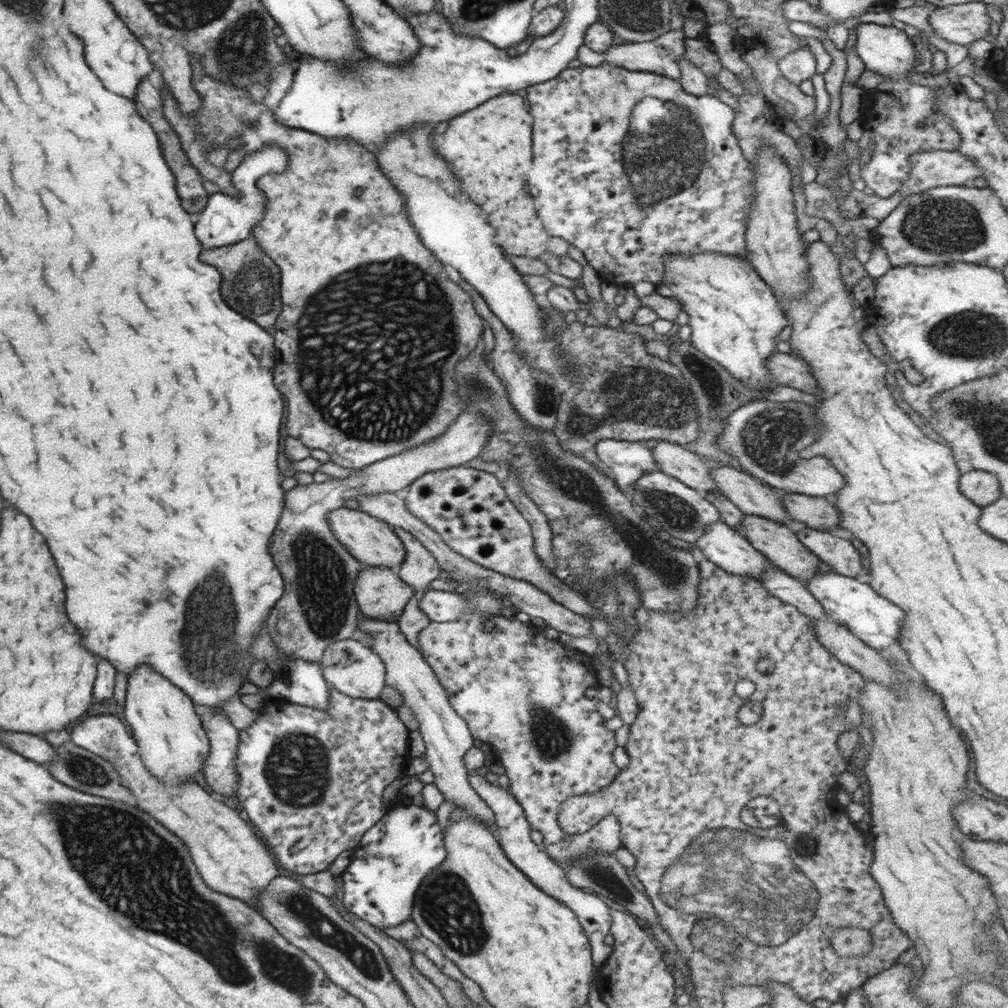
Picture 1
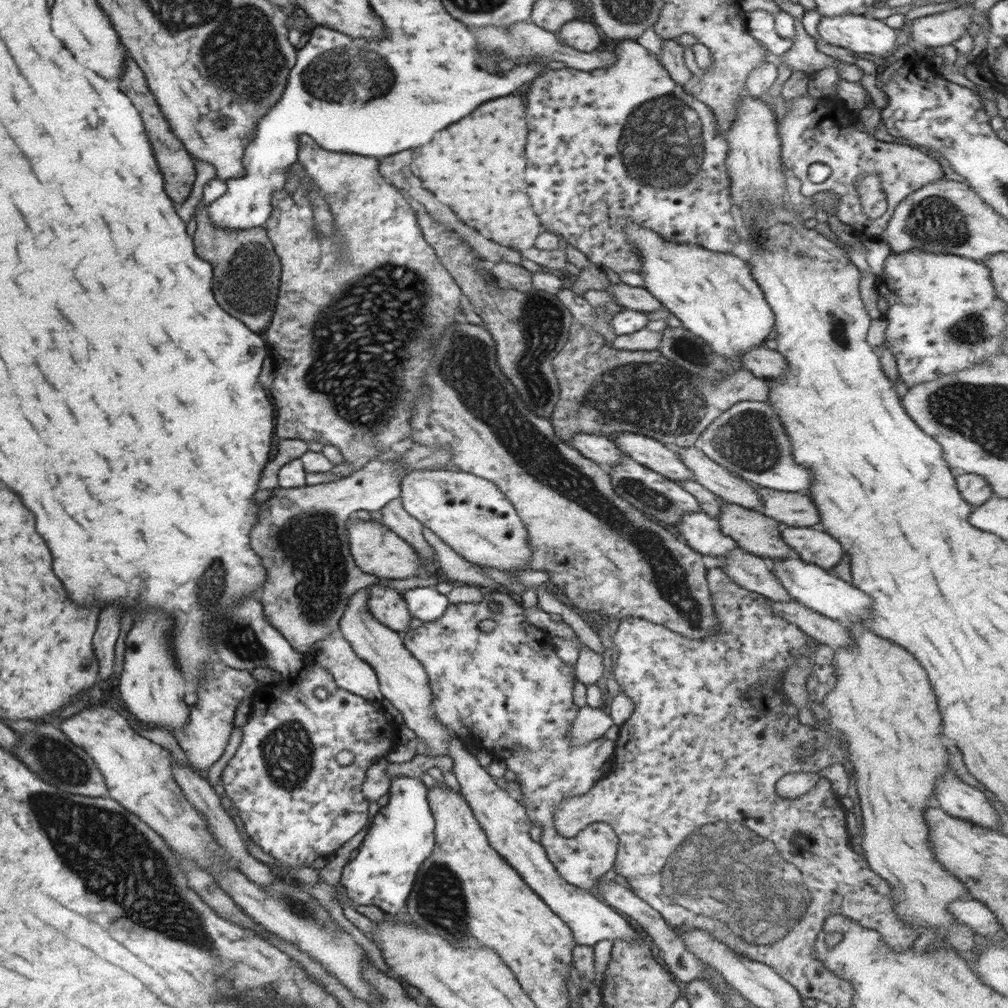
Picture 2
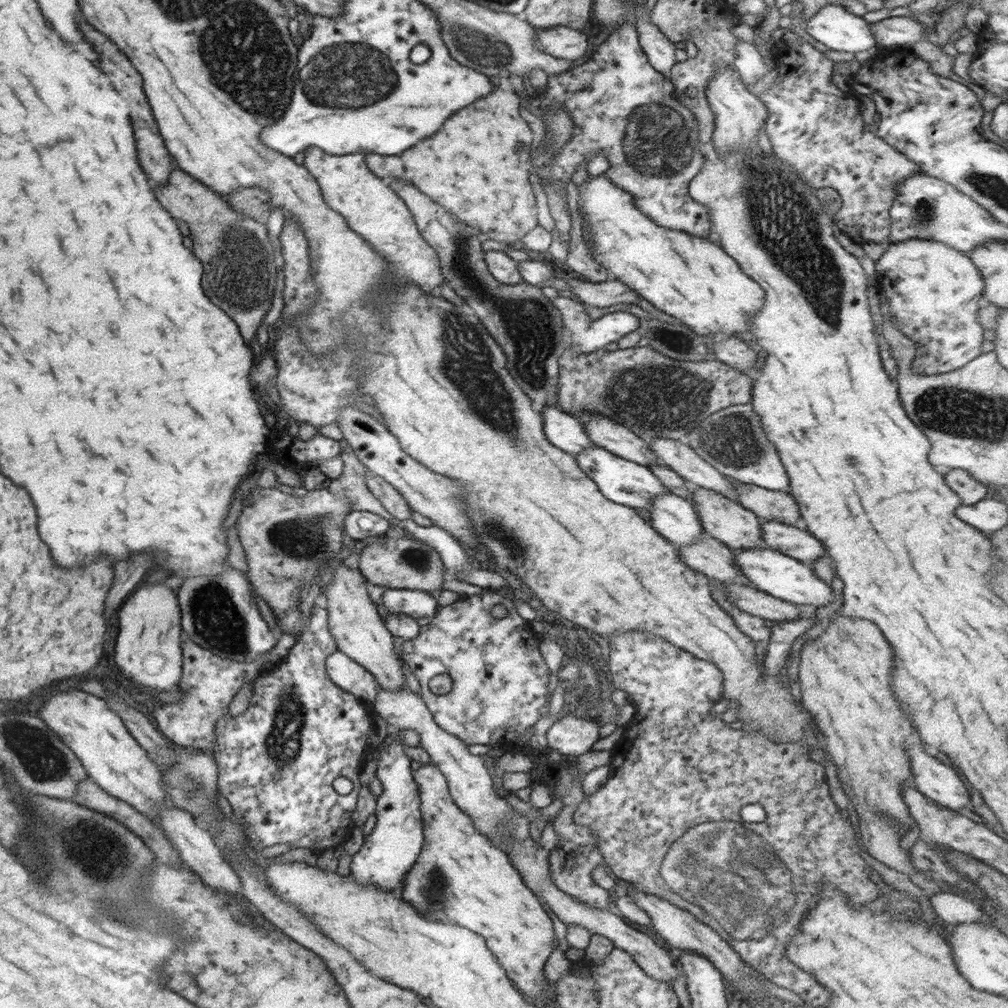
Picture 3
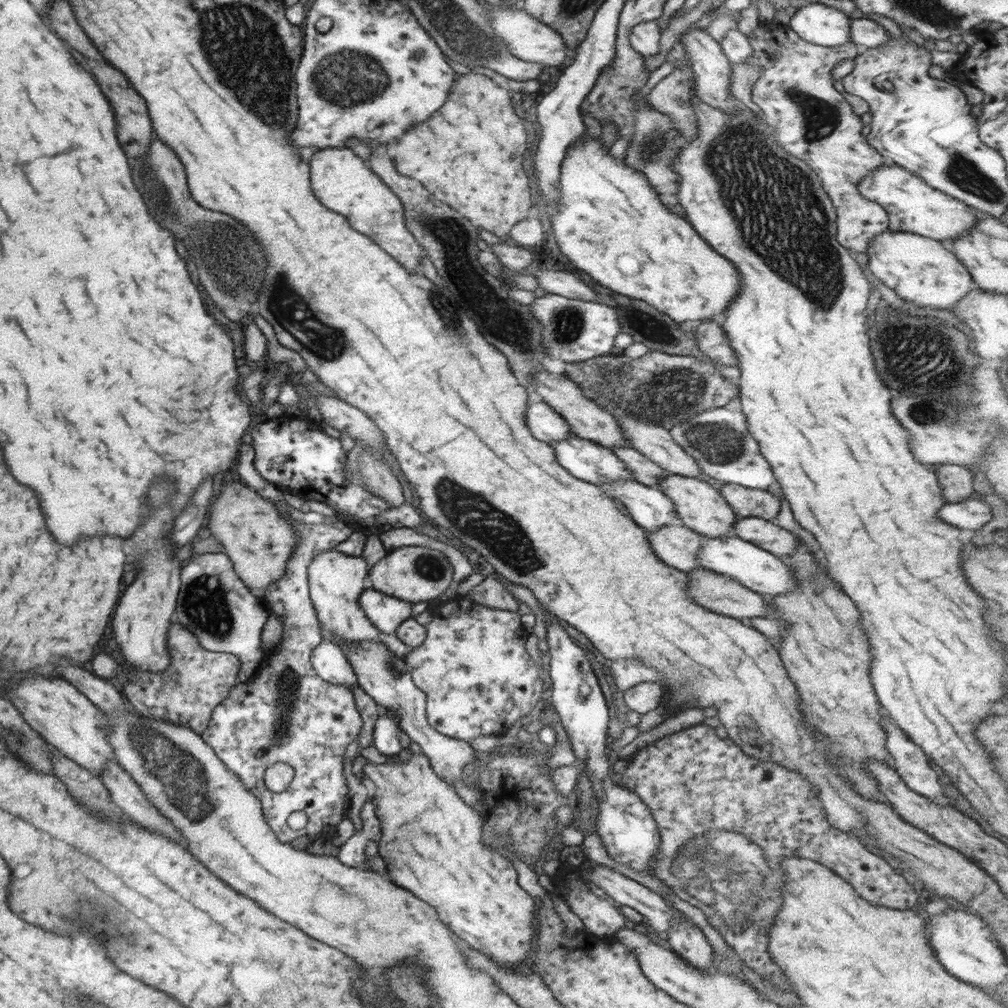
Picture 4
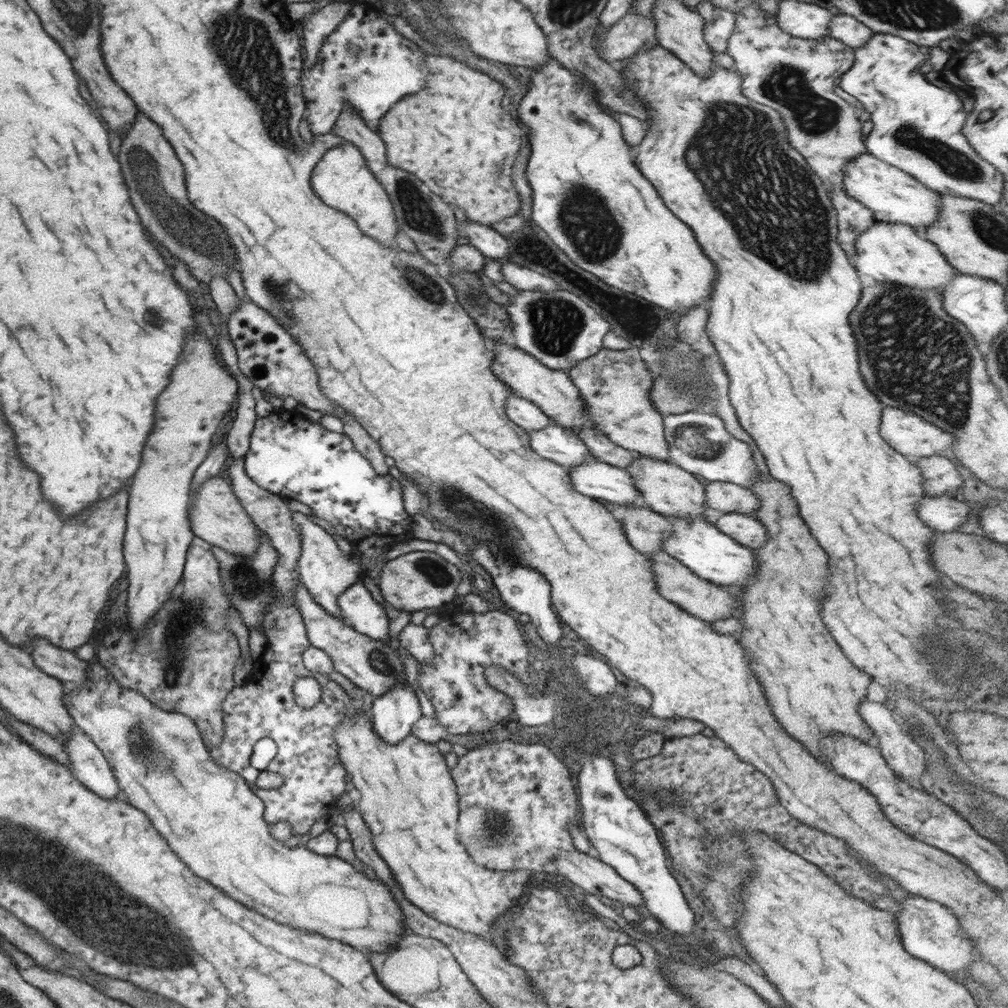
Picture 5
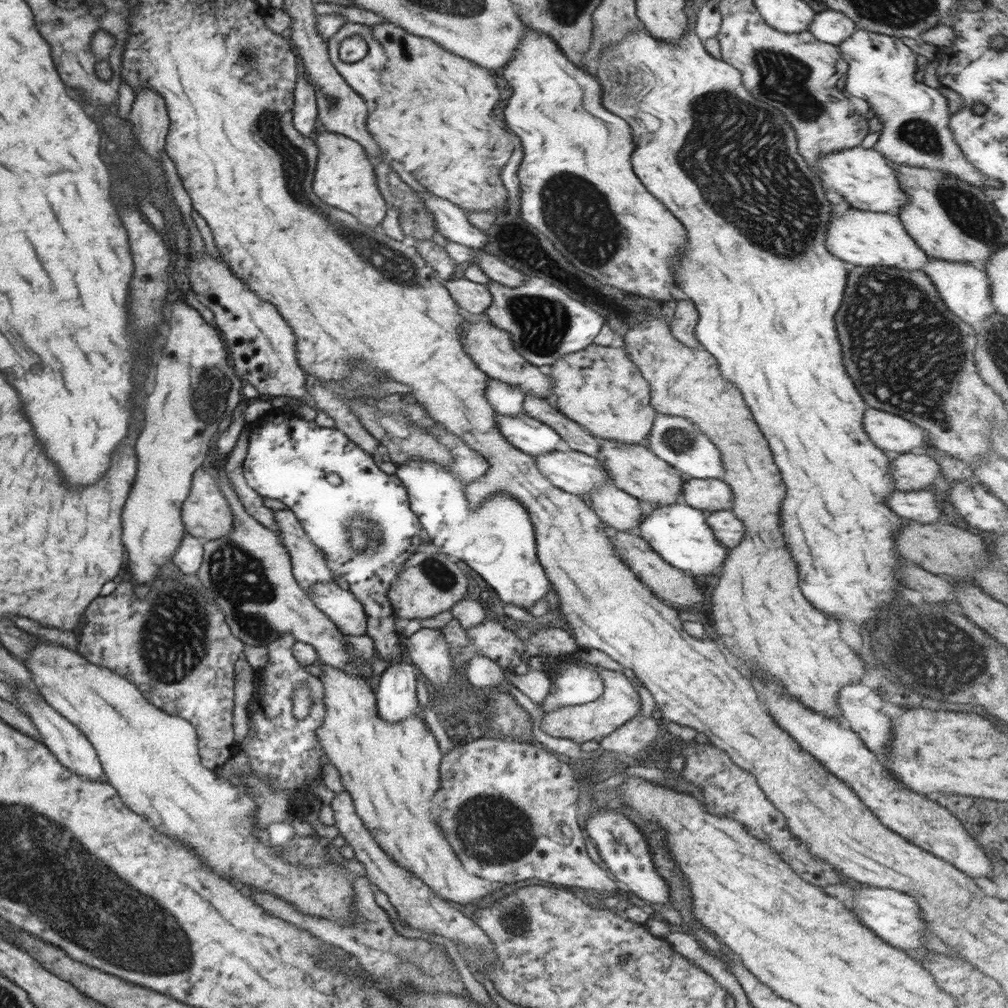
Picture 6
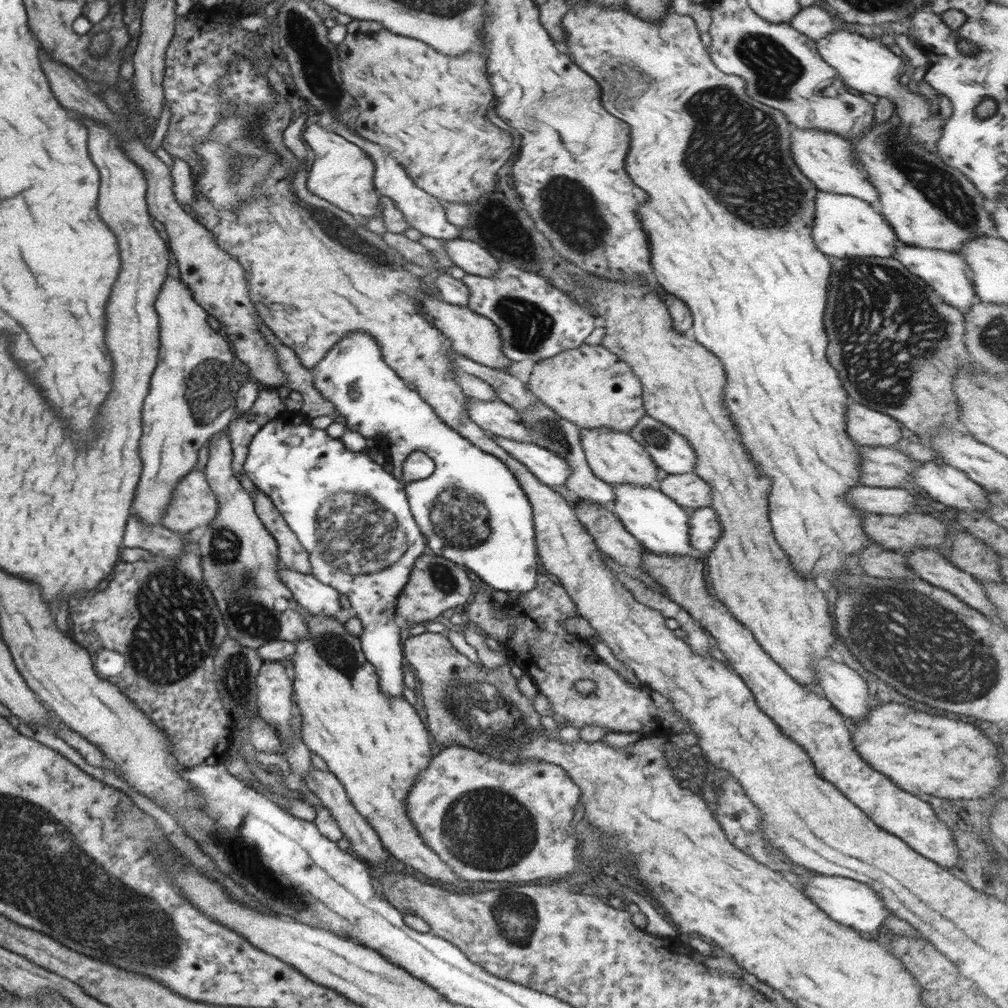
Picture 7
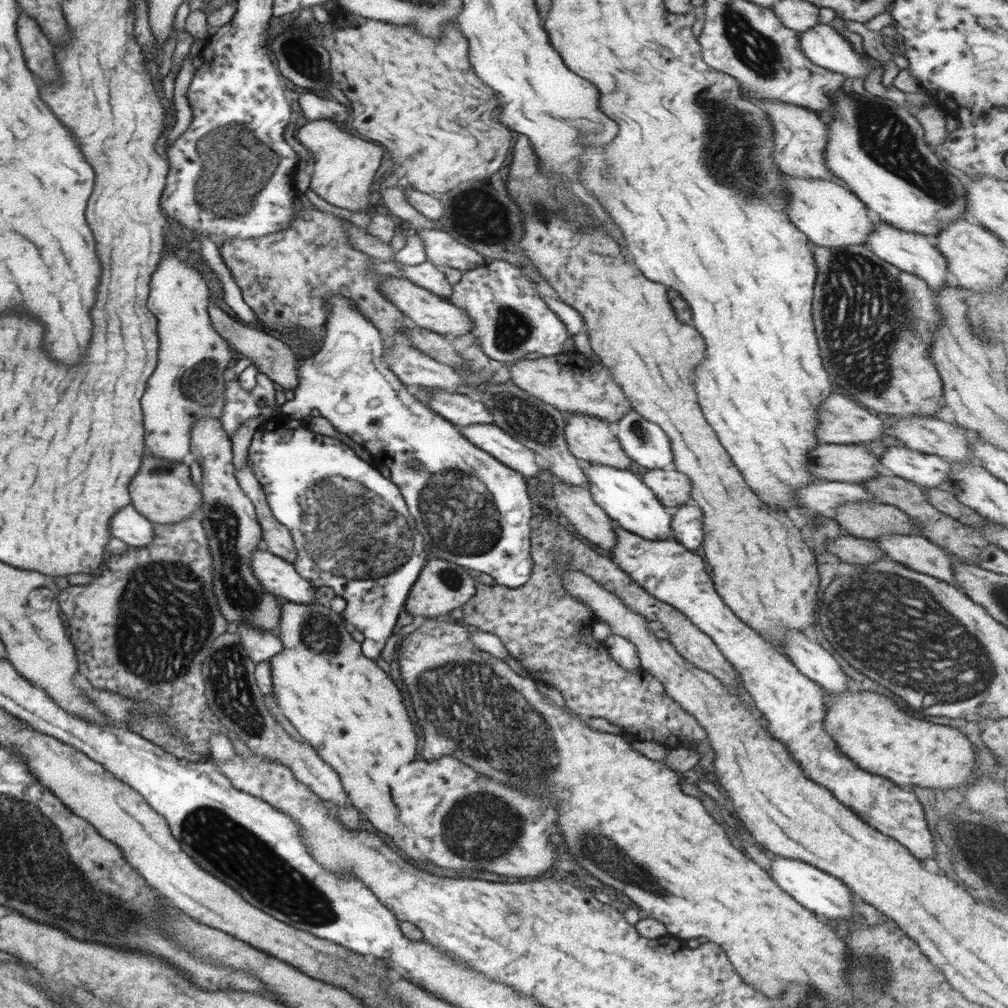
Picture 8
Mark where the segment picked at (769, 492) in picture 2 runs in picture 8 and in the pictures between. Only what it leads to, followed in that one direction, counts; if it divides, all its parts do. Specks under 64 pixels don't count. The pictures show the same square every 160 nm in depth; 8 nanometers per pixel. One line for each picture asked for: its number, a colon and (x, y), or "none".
3: (770, 505)
4: (746, 502)
5: (730, 498)
6: (711, 494)
7: (689, 490)
8: (672, 488)

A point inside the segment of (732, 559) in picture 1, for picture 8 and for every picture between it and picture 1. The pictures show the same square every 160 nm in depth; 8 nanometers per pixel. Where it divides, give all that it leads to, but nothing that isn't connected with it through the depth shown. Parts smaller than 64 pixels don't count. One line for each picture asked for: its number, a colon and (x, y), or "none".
2: (700, 531)
3: (674, 517)
4: (651, 509)
5: (599, 480)
6: (574, 472)
7: (549, 468)
8: (489, 437)

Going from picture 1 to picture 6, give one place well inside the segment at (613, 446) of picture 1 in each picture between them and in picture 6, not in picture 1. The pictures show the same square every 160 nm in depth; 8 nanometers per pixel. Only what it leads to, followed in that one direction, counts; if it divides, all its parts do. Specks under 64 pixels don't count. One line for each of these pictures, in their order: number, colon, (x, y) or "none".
2: (600, 448)
3: (564, 430)
4: (544, 422)
5: (524, 413)
6: (505, 399)

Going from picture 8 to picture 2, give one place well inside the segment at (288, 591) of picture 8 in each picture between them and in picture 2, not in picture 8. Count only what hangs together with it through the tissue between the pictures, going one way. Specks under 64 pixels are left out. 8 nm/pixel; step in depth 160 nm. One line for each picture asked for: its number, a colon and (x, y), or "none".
2: (426, 604)
3: (414, 603)
4: (386, 612)
5: (360, 610)
6: (344, 609)
7: (317, 598)

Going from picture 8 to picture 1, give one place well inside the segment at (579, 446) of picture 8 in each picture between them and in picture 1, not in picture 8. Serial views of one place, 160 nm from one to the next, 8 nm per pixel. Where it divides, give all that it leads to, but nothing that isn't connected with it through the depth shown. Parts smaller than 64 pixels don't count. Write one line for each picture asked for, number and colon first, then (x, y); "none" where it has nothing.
1: (776, 542)
2: (754, 532)
3: (728, 521)
4: (699, 506)
5: (666, 488)
6: (635, 469)
7: (615, 457)

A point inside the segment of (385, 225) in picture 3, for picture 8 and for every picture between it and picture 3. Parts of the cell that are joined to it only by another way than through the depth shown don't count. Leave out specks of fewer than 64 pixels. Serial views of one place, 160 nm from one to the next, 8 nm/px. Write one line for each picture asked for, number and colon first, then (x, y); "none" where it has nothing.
4: (342, 181)
5: (341, 178)
6: (344, 178)
7: (342, 173)
8: (345, 166)

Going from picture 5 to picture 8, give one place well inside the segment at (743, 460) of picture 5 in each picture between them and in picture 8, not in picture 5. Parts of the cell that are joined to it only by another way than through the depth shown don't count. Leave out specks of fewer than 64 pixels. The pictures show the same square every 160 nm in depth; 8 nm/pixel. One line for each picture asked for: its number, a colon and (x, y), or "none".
6: (675, 439)
7: (669, 450)
8: (644, 442)

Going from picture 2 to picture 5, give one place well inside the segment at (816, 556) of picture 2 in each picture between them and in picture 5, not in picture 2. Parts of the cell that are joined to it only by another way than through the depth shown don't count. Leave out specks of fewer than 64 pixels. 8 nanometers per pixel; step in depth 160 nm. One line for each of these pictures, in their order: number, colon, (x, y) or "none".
3: (795, 541)
4: (767, 535)
5: (747, 530)

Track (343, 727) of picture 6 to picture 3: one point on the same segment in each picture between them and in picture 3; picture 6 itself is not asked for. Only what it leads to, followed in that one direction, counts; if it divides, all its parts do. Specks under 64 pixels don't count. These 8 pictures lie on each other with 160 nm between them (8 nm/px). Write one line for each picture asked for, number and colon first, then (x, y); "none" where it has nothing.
3: (461, 875)
4: (431, 840)
5: (409, 800)

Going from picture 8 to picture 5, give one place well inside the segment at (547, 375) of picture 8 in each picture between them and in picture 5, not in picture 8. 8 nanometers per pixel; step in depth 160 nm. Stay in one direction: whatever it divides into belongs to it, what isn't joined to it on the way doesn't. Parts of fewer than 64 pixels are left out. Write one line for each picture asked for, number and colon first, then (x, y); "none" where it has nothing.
5: (615, 385)
6: (600, 388)
7: (589, 386)

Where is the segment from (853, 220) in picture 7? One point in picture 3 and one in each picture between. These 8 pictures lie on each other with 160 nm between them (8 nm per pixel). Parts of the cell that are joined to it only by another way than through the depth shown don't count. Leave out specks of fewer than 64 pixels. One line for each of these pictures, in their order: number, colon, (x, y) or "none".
3: (933, 289)
4: (920, 269)
5: (886, 252)
6: (857, 237)

